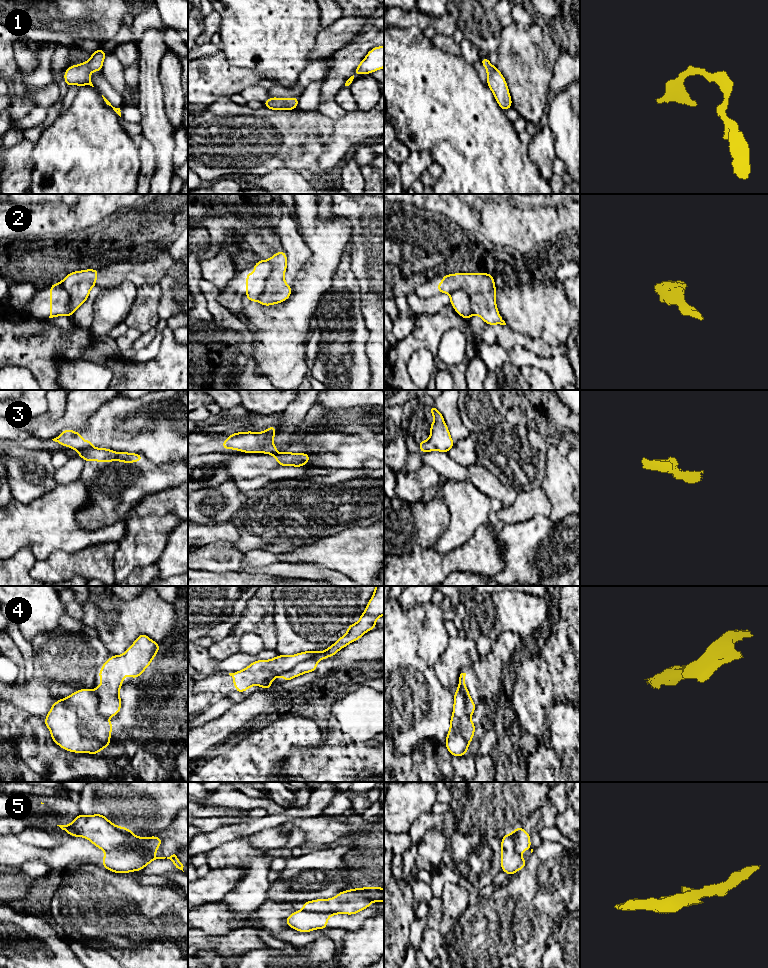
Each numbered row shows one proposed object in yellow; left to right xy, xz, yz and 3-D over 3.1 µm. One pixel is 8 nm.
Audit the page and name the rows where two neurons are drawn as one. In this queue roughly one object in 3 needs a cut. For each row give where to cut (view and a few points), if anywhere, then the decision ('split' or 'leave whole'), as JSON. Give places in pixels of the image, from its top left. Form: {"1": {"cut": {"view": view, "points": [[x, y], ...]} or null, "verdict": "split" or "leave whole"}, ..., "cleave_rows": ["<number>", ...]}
{"1": {"cut": null, "verdict": "leave whole"}, "2": {"cut": {"view": "xz", "points": [[268, 260], [271, 264], [271, 272], [257, 301]]}, "verdict": "split"}, "3": {"cut": {"view": "xy", "points": [[90, 445], [83, 446], [77, 450]]}, "verdict": "split"}, "4": {"cut": {"view": "xz", "points": [[318, 652], [281, 675]]}, "verdict": "split"}, "5": {"cut": {"view": "xy", "points": [[149, 849], [147, 851], [107, 851]]}, "verdict": "split"}, "cleave_rows": ["2", "3", "4", "5"]}

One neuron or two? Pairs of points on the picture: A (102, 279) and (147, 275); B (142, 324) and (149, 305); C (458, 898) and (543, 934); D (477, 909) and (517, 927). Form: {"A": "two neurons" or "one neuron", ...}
{"A": "one neuron", "B": "one neuron", "C": "two neurons", "D": "one neuron"}

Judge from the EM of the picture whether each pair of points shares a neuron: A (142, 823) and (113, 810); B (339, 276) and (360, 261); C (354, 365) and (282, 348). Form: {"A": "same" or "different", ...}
{"A": "same", "B": "different", "C": "different"}

